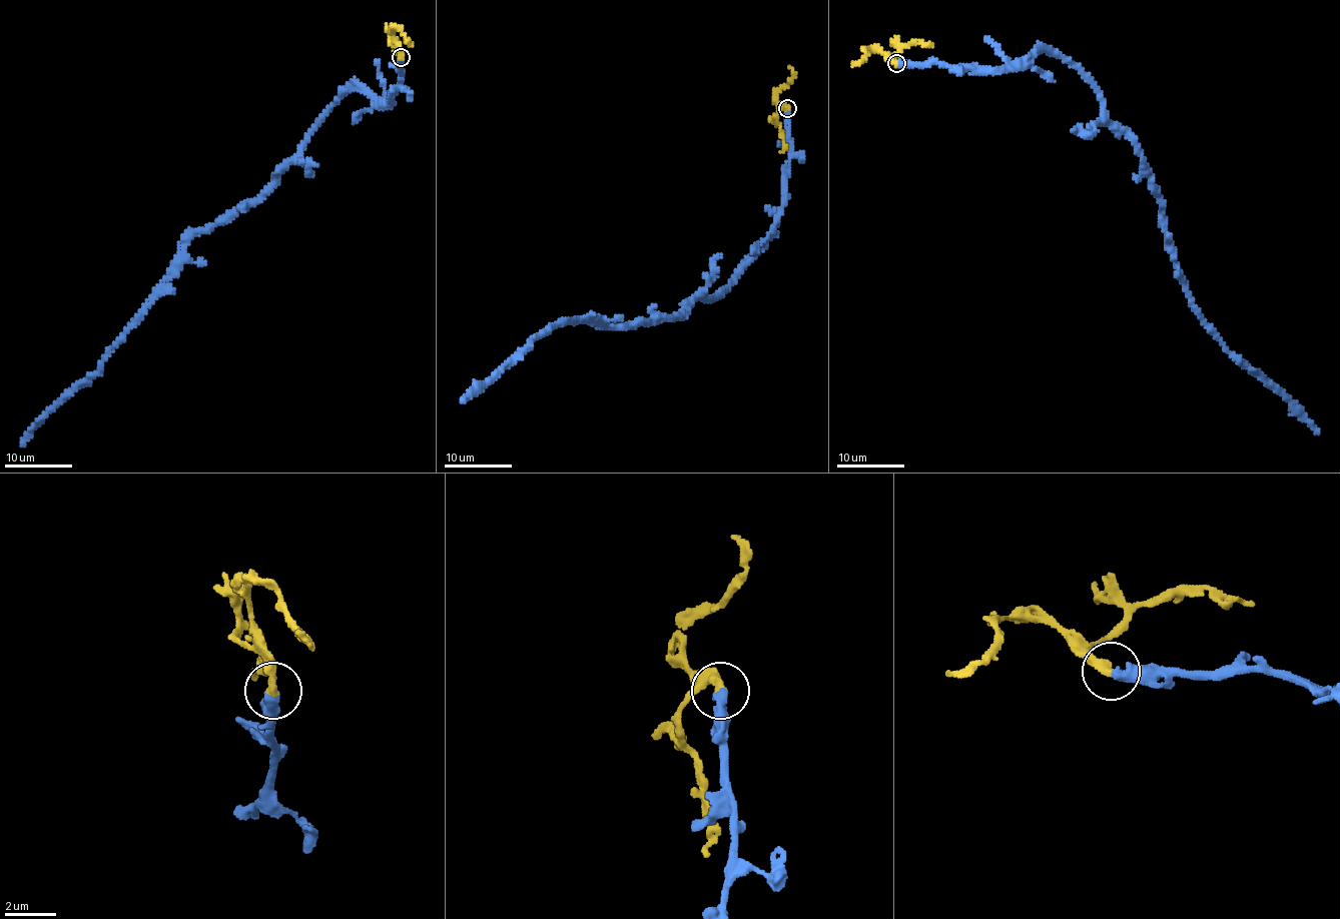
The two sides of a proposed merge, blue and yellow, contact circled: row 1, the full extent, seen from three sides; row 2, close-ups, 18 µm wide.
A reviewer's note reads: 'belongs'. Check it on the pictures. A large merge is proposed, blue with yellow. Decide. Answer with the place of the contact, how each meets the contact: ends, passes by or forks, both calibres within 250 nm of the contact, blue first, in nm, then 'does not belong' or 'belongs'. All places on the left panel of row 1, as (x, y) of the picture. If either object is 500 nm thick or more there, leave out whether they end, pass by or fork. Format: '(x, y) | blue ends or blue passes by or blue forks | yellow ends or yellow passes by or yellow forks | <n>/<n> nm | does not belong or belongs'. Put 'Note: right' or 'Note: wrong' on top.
Note: right
(401, 57) | blue ends | yellow ends | 420/360 nm | belongs

